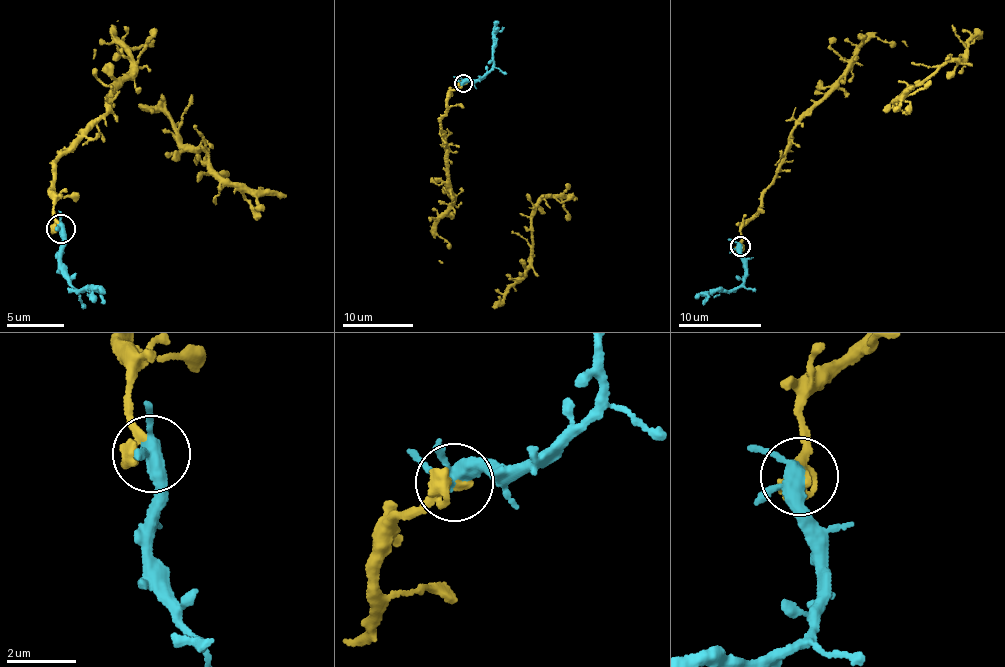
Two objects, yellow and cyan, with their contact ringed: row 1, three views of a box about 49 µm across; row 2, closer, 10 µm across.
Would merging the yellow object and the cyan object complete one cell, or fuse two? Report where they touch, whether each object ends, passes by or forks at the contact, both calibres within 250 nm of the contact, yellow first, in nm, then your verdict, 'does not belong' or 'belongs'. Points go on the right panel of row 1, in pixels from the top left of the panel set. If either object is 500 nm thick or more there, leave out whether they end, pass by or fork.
at (740, 246); yellow passes by; cyan forks there; 180 nm thick on the yellow side, 320 nm on the other; belongs

